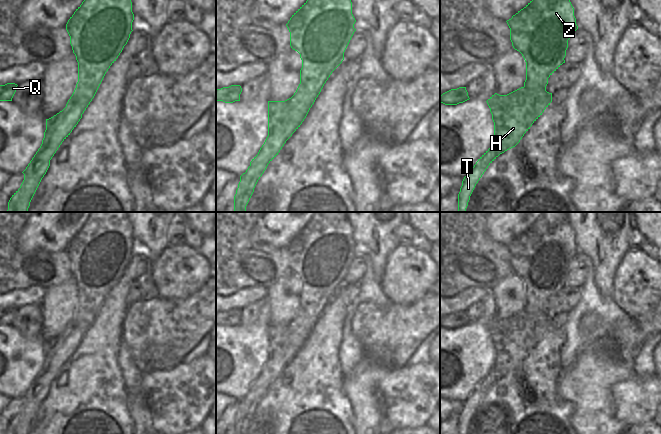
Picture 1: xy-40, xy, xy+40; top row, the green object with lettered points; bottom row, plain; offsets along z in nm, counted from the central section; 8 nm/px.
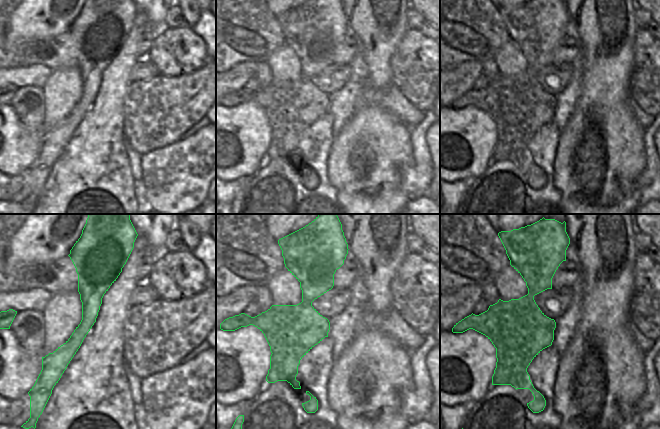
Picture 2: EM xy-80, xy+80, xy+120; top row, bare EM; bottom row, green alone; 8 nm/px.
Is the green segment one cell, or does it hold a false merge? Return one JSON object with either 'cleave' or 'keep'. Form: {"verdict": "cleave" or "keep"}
{"verdict": "cleave"}

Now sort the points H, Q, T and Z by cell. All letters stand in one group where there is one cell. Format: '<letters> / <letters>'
H Q / T Z

